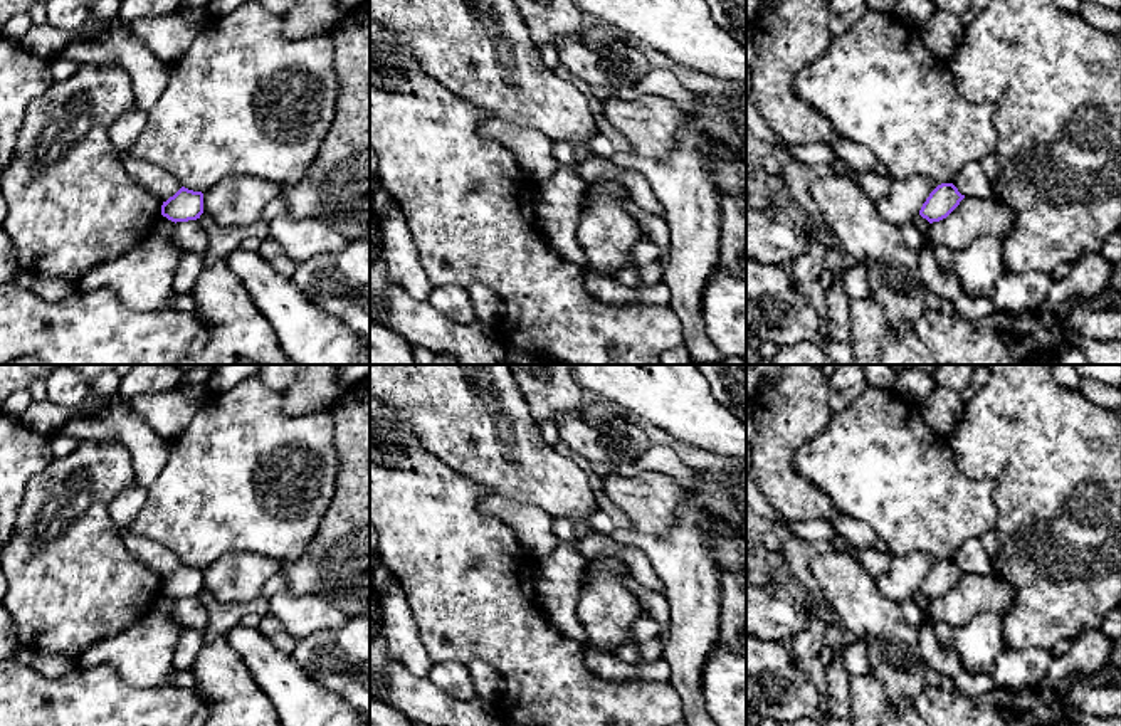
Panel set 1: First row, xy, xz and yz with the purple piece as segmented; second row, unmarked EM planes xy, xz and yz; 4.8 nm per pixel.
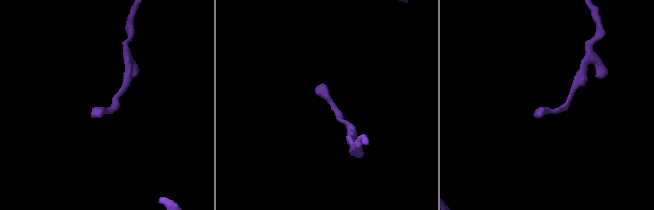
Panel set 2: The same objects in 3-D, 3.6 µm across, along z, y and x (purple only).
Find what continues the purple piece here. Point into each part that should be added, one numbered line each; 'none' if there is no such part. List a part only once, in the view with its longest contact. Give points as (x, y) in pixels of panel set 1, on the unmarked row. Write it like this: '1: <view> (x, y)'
none

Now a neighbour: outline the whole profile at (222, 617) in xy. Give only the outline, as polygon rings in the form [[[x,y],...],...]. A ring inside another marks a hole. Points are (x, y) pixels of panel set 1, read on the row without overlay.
[[[205,588],[200,592],[200,600],[208,613],[208,630],[203,640],[213,640],[220,634],[240,623],[245,615],[267,615],[269,600],[259,597],[249,603],[220,603]]]

